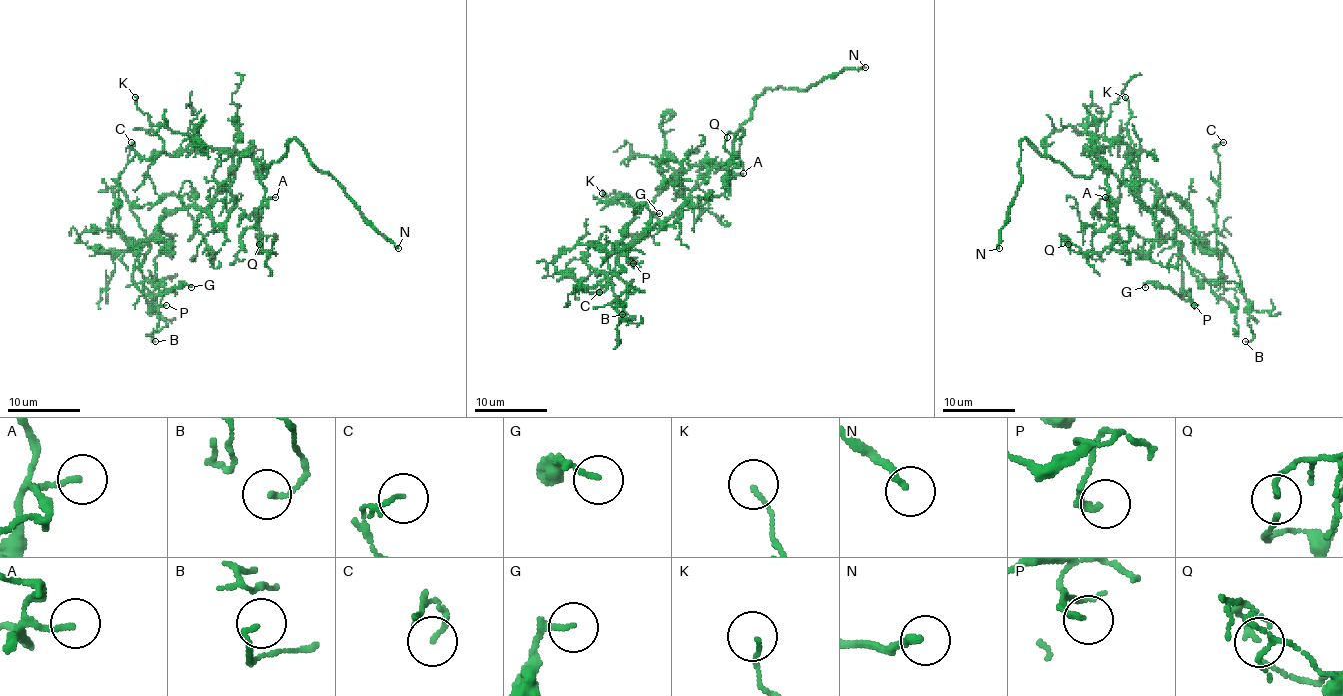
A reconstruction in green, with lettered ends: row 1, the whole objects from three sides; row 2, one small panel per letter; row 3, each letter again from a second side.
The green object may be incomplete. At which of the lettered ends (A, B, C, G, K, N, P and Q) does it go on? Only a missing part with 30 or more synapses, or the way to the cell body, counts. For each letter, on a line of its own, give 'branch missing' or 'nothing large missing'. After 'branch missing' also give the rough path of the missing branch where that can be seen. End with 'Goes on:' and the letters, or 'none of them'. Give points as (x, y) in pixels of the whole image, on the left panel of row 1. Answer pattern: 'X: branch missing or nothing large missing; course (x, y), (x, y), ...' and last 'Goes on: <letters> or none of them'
A: nothing large missing
B: nothing large missing
C: nothing large missing
G: nothing large missing
K: nothing large missing
N: branch missing
P: nothing large missing
Q: nothing large missing
Goes on: N

